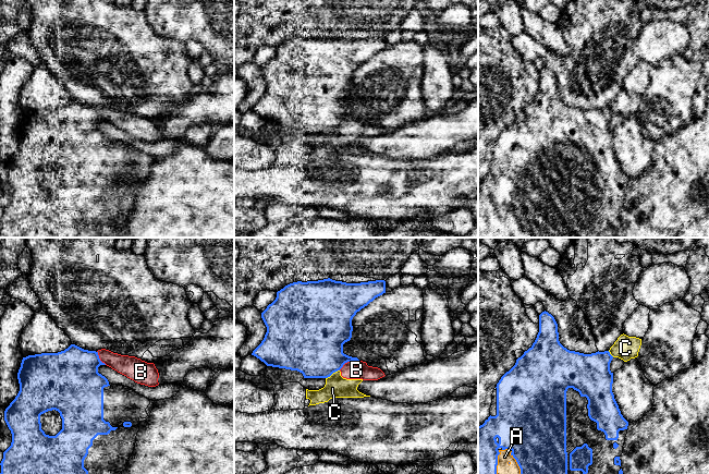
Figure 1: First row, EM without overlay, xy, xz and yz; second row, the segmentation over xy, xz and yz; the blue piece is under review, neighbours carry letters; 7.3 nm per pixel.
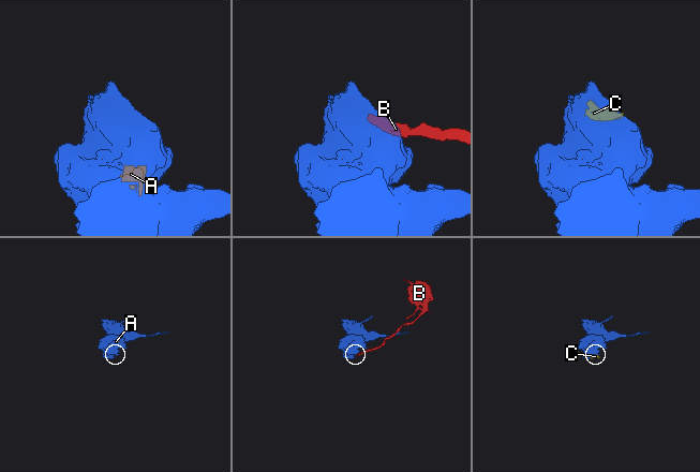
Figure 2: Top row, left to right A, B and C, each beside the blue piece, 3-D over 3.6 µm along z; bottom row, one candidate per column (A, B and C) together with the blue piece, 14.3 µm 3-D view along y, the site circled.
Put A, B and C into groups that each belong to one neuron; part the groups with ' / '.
A / B C

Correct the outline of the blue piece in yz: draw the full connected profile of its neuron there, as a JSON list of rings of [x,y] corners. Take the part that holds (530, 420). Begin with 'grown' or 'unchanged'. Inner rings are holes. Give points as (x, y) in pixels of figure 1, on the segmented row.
grown; [[[548,312],[539,315],[539,332],[533,345],[516,360],[493,390],[490,416],[478,426],[478,474],[623,474],[620,457],[627,434],[628,422],[623,417],[612,392],[613,373],[609,351],[584,354],[570,351],[559,341],[558,324]]]

